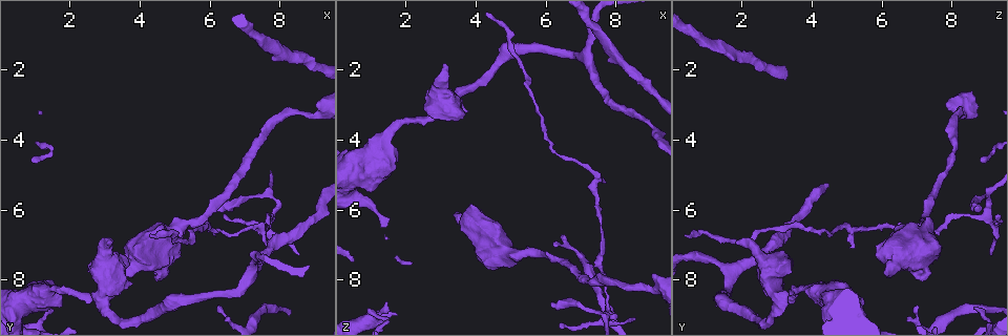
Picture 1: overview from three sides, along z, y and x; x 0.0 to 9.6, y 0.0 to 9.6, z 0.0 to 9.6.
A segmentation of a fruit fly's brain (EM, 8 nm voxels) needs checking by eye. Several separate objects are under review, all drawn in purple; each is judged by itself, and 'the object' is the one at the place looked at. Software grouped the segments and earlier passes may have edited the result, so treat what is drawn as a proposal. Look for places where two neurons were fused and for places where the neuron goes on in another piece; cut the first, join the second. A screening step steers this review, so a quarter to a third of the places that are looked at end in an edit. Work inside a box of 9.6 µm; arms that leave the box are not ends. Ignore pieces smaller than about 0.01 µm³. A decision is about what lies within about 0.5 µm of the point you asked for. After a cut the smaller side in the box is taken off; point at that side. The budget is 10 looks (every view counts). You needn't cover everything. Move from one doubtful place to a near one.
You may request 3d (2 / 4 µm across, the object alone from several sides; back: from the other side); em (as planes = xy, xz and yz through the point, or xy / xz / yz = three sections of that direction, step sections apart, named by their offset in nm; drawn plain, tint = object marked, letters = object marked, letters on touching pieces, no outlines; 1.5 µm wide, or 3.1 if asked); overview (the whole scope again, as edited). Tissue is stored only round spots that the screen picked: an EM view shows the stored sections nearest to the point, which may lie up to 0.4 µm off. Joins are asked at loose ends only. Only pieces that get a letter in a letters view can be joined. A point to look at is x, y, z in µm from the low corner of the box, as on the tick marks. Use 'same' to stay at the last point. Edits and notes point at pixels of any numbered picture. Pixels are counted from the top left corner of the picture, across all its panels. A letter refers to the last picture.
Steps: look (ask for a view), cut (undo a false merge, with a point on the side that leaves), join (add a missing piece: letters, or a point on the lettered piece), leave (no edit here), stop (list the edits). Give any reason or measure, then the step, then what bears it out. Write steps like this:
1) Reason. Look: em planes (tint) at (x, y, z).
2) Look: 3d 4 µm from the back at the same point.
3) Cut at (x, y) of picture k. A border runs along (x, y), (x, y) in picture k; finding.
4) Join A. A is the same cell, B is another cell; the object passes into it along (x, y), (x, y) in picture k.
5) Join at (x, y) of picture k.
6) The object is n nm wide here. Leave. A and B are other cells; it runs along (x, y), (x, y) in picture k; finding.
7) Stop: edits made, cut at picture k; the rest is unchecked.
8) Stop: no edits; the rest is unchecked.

Thick end. Look: em xy step 4 (letters) at (3.45, 7.85, 6.10).

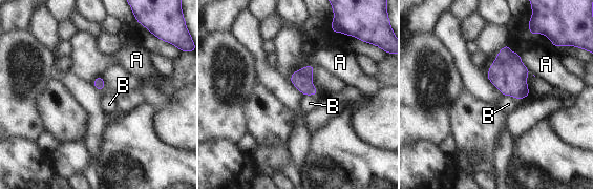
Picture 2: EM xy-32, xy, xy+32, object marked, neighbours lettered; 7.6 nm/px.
Another direction. Look: em planes (letters) at the same point.

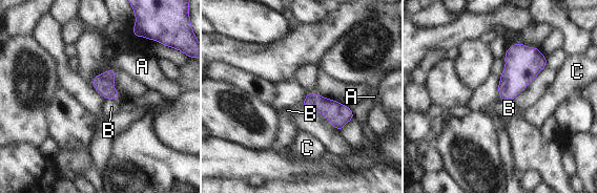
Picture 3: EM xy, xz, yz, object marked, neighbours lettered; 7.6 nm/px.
Leave. A, B and C are other cells; a border runs along (502, 99), (515, 100) in picture 3; no lettered piece goes on from it.

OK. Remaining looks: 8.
Branch point. Look: 3d 2 µm at (7.75, 6.15, 8.95).

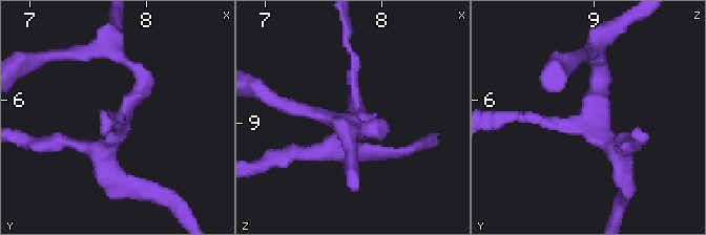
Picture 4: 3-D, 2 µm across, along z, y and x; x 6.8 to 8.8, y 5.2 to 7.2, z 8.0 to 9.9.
Look: em xy step 4 (tint) at (7.80, 6.16, 8.96).

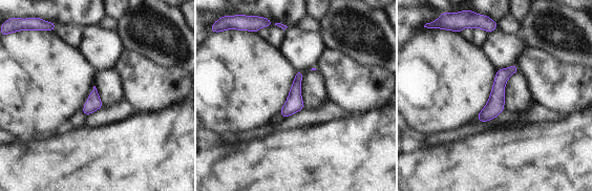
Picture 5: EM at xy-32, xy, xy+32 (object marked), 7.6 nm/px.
Look: em planes (letters) at the same point.

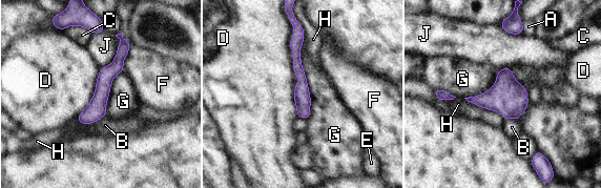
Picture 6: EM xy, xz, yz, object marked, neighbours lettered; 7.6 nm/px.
The longest contact is with G, 600 nm. Leave. A, B, C, D, E, F, G, H and J are other cells; it runs along (124, 42), (98, 103), (80, 119) in picture 6; continuous, no second neuron.

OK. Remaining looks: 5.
Thin end. Look: 3d 4 µm at (7.65, 7.10, 5.15).

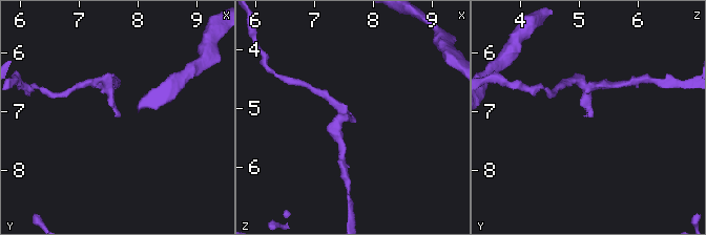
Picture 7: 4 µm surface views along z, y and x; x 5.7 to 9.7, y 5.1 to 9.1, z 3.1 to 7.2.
Shape alone is not enough. Look: em yz step 4 (letters) at (7.70, 7.05, 5.20).

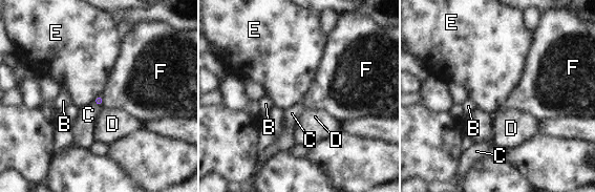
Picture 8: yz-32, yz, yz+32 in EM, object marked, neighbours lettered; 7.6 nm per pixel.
Cut it another way. Look: em planes (letters) at the same point.

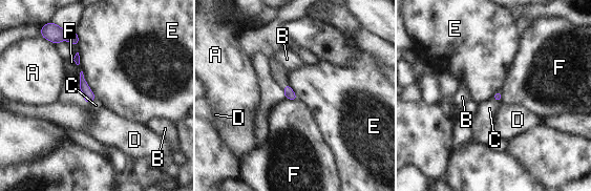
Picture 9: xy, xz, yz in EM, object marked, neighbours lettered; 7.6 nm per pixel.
Leave. A, B, C, D, E and F are other cells; no lettered piece goes on from it.

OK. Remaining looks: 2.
Thin end. Look: em yz step 8 (tint) at (1.45, 8.80, 8.65).

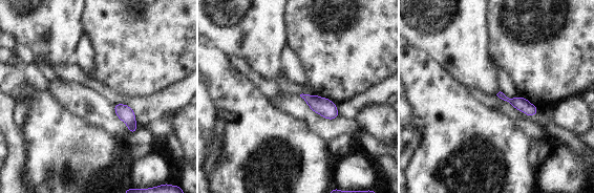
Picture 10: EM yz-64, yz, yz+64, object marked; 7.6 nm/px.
Cut it another way. Look: em planes (letters) at the same point.

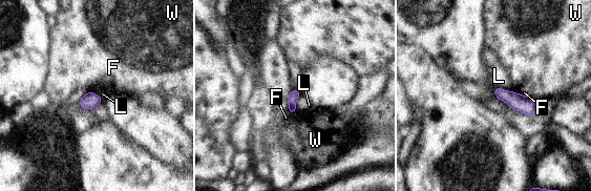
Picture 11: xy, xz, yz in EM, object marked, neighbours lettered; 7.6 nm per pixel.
Leave. F, L and W are other cells; a border runs along (300, 94), (296, 101), (296, 110) in picture 11; no lettered piece goes on from it.

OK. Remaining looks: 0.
Stop: no edits; the rest is unchecked.

